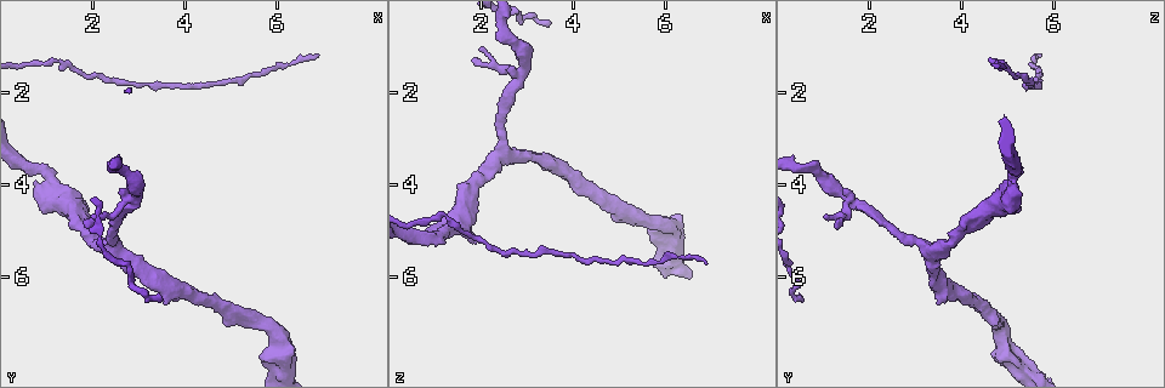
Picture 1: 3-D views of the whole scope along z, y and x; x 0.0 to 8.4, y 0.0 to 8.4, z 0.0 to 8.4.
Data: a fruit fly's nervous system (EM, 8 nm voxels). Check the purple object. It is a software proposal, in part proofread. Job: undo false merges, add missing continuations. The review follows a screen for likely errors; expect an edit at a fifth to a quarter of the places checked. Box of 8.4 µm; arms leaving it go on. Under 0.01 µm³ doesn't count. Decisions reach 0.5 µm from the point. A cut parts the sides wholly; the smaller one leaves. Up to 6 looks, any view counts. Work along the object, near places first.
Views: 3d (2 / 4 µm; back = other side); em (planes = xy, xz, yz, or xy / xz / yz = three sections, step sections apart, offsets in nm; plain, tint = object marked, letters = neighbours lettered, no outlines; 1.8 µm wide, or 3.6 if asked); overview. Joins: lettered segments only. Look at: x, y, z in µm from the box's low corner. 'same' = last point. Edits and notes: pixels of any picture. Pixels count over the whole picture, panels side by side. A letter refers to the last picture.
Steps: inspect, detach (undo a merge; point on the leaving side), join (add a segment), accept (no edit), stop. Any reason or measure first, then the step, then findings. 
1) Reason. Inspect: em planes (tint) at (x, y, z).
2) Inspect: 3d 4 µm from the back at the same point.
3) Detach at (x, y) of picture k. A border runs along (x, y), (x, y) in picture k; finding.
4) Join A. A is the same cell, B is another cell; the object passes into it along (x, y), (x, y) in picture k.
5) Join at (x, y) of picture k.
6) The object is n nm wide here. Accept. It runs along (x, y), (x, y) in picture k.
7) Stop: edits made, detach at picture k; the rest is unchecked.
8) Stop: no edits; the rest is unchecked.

Three arms meet. Inspect: em xz step 16 (tint) at (2.40, 5.45, 3.40).

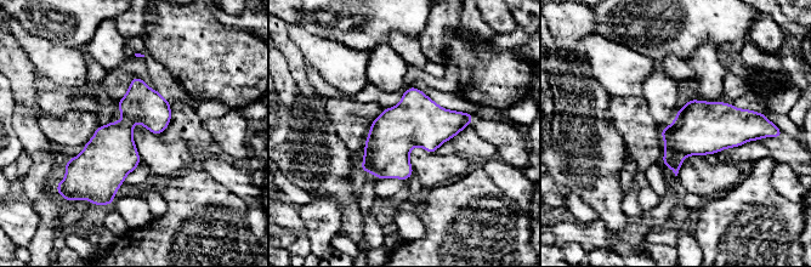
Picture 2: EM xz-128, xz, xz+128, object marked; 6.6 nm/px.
Inspect: em planes (letters) at the same point.

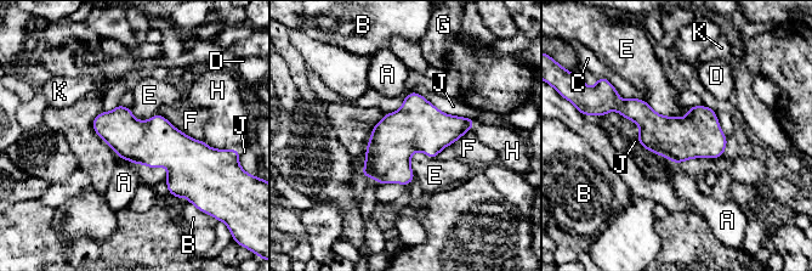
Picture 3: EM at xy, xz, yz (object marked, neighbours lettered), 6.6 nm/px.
Accept. A, B, C, D, E, F, G, H, J and K are other cells; a border runs along (645, 101), (665, 116), (688, 112) in picture 3; one neuron here.

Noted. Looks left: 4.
Thick end. Inspect: em xz step 16 (letters) at (0.80, 4.00, 5.05).

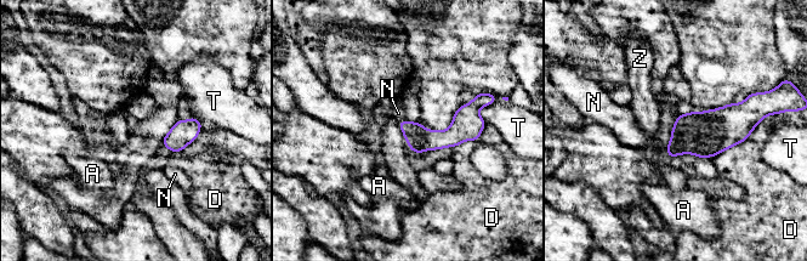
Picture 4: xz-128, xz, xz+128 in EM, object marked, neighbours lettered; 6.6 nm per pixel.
Another direction. Inspect: em planes (letters) at the same point.

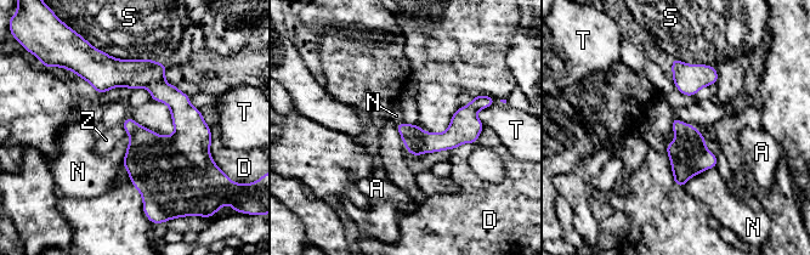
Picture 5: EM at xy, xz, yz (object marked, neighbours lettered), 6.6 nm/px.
Accept. A, D, N, S, T and Z are other cells; a border runs along (715, 166), (695, 174), (683, 187) in picture 5; no lettered segment goes on from it.

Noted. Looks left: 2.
Inspect: em planes (letters) at (2.90, 4.30, 1.65).

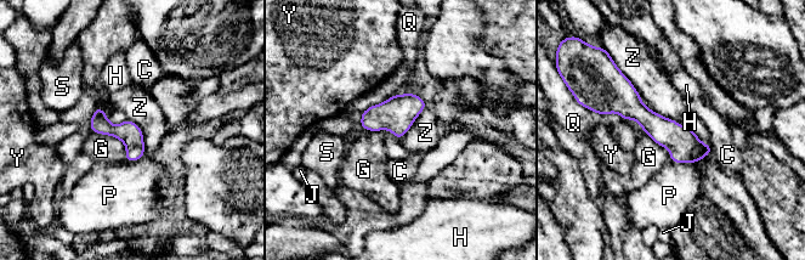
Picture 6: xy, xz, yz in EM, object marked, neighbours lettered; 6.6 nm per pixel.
Accept. C, G, H, J, P, Q, S, Y and Z are other cells; a border runs along (126, 118), (140, 128), (143, 156) in picture 6; one neuron here.

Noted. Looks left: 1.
Stop: no edits; the rest is unchecked.

